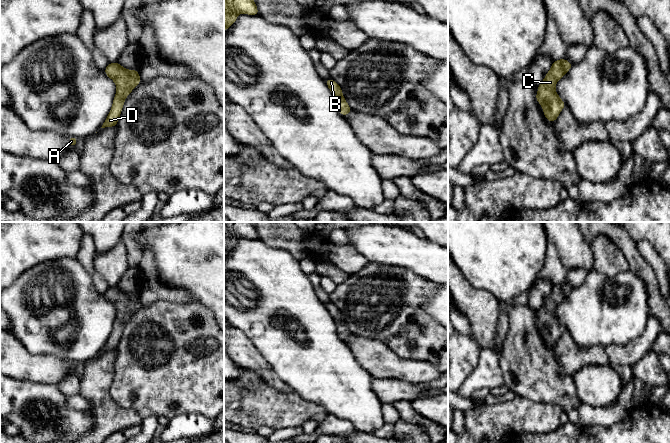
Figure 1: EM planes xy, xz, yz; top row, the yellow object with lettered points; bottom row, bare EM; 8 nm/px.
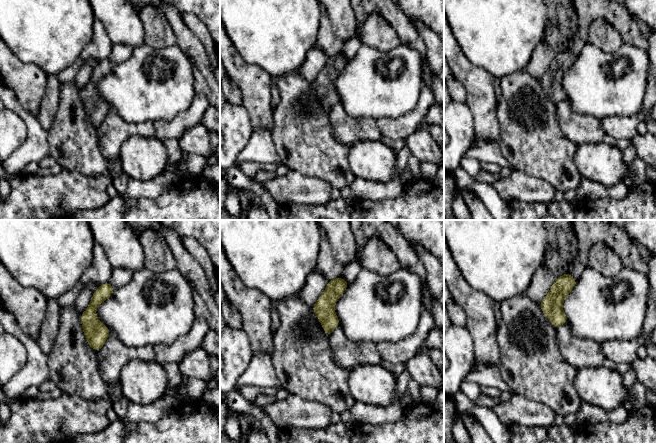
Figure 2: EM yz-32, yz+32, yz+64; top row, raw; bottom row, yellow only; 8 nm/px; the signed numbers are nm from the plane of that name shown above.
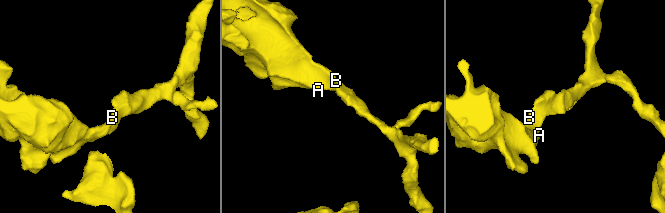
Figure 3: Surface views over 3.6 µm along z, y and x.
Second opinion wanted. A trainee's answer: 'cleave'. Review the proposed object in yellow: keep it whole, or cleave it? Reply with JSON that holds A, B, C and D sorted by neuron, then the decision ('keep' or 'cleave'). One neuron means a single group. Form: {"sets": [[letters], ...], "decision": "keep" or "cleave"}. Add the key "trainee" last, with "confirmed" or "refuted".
{"sets": [["A", "B", "C", "D"]], "decision": "keep", "trainee": "refuted"}

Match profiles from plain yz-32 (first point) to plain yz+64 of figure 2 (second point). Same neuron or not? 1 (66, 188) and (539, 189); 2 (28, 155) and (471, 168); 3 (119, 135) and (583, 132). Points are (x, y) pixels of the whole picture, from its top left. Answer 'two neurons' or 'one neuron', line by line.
1: one neuron
2: two neurons
3: one neuron

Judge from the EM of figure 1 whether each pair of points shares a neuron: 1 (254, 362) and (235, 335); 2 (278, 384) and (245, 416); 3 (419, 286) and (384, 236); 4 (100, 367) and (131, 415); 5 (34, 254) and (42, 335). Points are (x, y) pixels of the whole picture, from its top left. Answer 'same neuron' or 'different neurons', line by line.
1: same neuron
2: different neurons
3: different neurons
4: same neuron
5: different neurons

